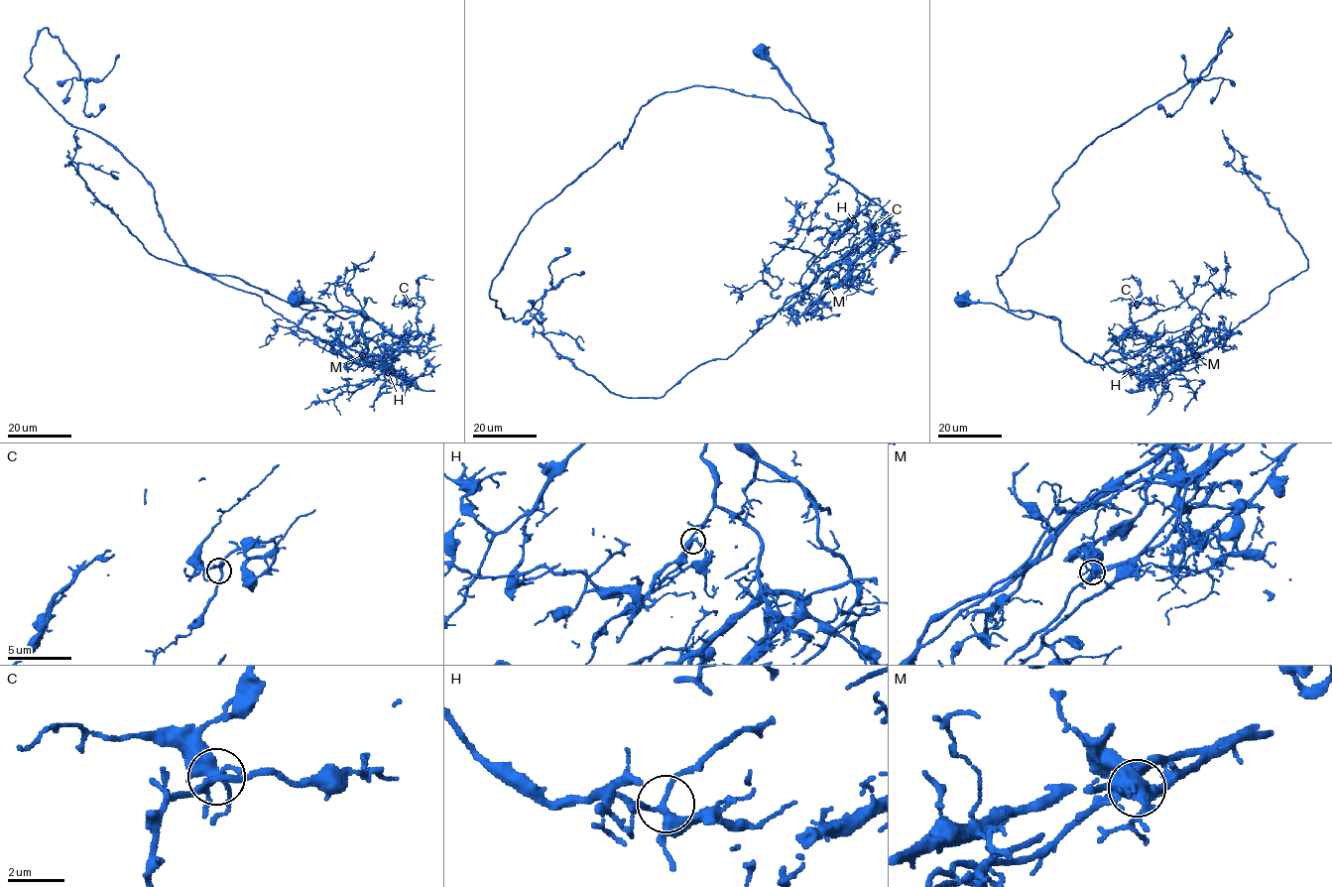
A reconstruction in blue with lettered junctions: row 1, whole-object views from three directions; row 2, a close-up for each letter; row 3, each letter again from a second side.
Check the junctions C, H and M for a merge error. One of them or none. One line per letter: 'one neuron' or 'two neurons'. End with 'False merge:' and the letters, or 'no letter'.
C: one neuron
H: one neuron
M: two neurons
False merge: M

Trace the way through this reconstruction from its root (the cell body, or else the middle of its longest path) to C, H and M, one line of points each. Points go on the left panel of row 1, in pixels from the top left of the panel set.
C: (296, 300), (319, 303), (343, 318), (363, 316), (361, 356), (369, 360), (420, 346), (419, 308), (410, 304)
H: (296, 300), (343, 318), (359, 312), (367, 319), (361, 356), (386, 354), (388, 372)
M: (296, 300), (343, 318), (359, 312), (367, 319), (361, 356), (386, 354), (405, 377), (362, 356)

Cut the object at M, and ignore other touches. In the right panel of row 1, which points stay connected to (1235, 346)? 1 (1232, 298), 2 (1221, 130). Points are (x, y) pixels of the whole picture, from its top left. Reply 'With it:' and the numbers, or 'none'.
With it: 2

